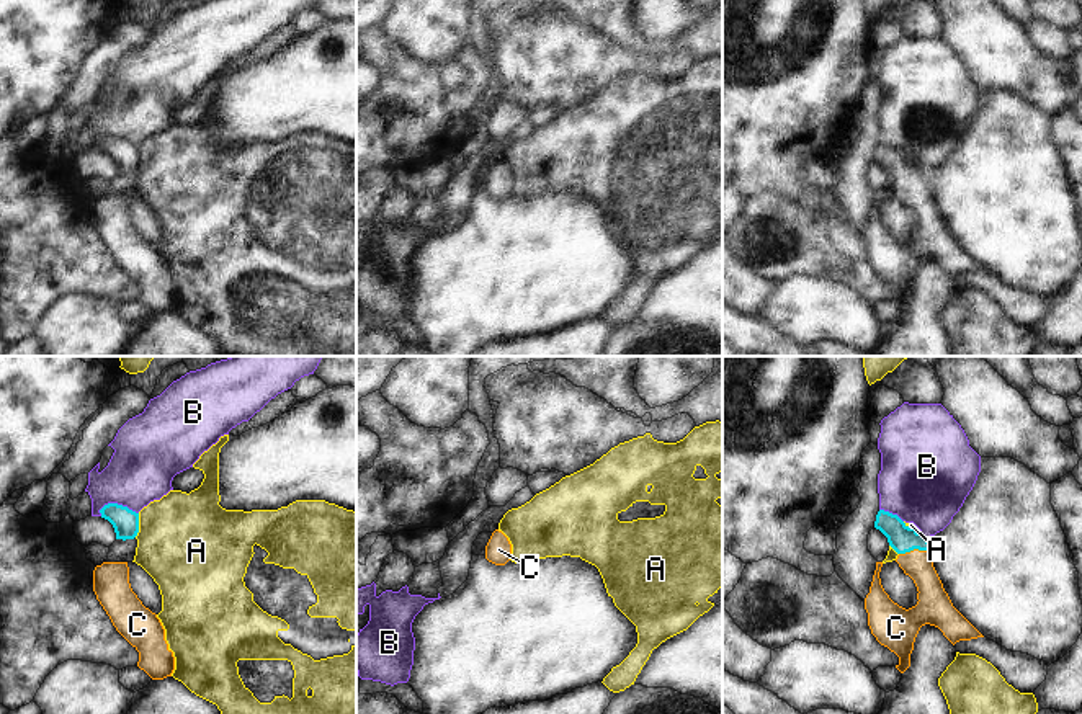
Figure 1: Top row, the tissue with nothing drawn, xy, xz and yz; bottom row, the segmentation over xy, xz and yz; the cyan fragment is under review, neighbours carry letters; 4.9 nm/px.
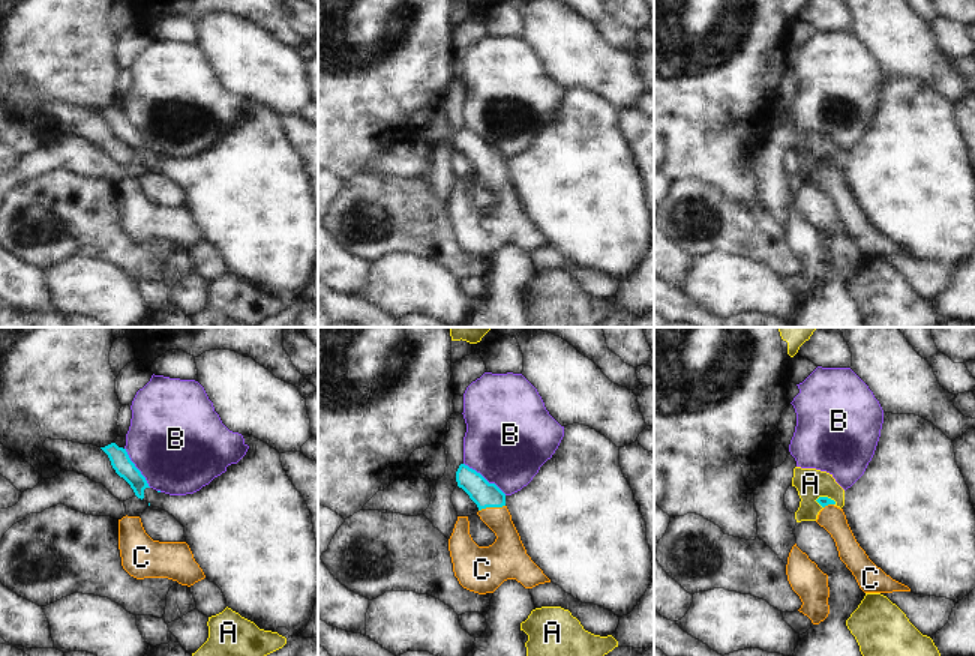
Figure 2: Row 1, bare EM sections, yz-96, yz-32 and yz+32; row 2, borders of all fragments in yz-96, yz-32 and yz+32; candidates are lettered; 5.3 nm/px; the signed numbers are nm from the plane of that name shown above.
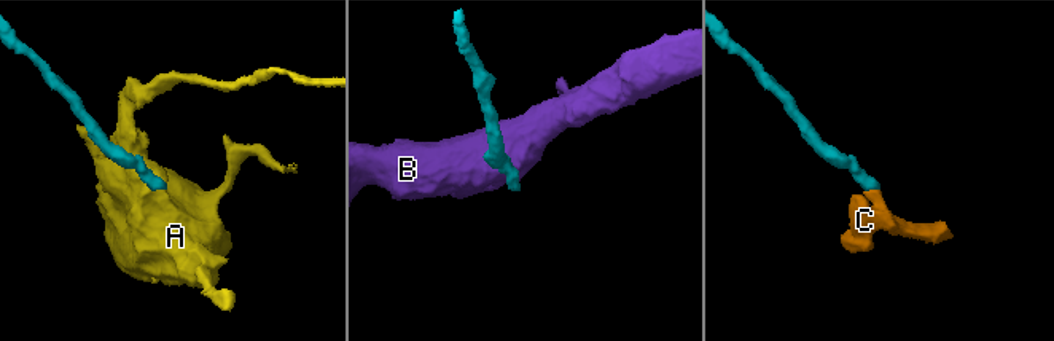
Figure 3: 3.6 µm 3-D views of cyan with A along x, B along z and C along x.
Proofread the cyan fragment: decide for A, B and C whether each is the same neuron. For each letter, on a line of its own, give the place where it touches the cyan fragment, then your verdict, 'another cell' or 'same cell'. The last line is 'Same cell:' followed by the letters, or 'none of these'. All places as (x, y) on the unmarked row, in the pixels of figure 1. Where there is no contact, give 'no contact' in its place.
A: xy (138, 159) | another cell
B: xy (116, 138) | another cell
C: yz (912, 183) | same cell
Same cell: C

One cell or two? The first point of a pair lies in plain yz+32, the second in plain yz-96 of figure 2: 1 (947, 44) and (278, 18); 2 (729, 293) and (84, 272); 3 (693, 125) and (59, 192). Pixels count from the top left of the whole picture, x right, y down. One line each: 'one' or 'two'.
1: one
2: one
3: two

